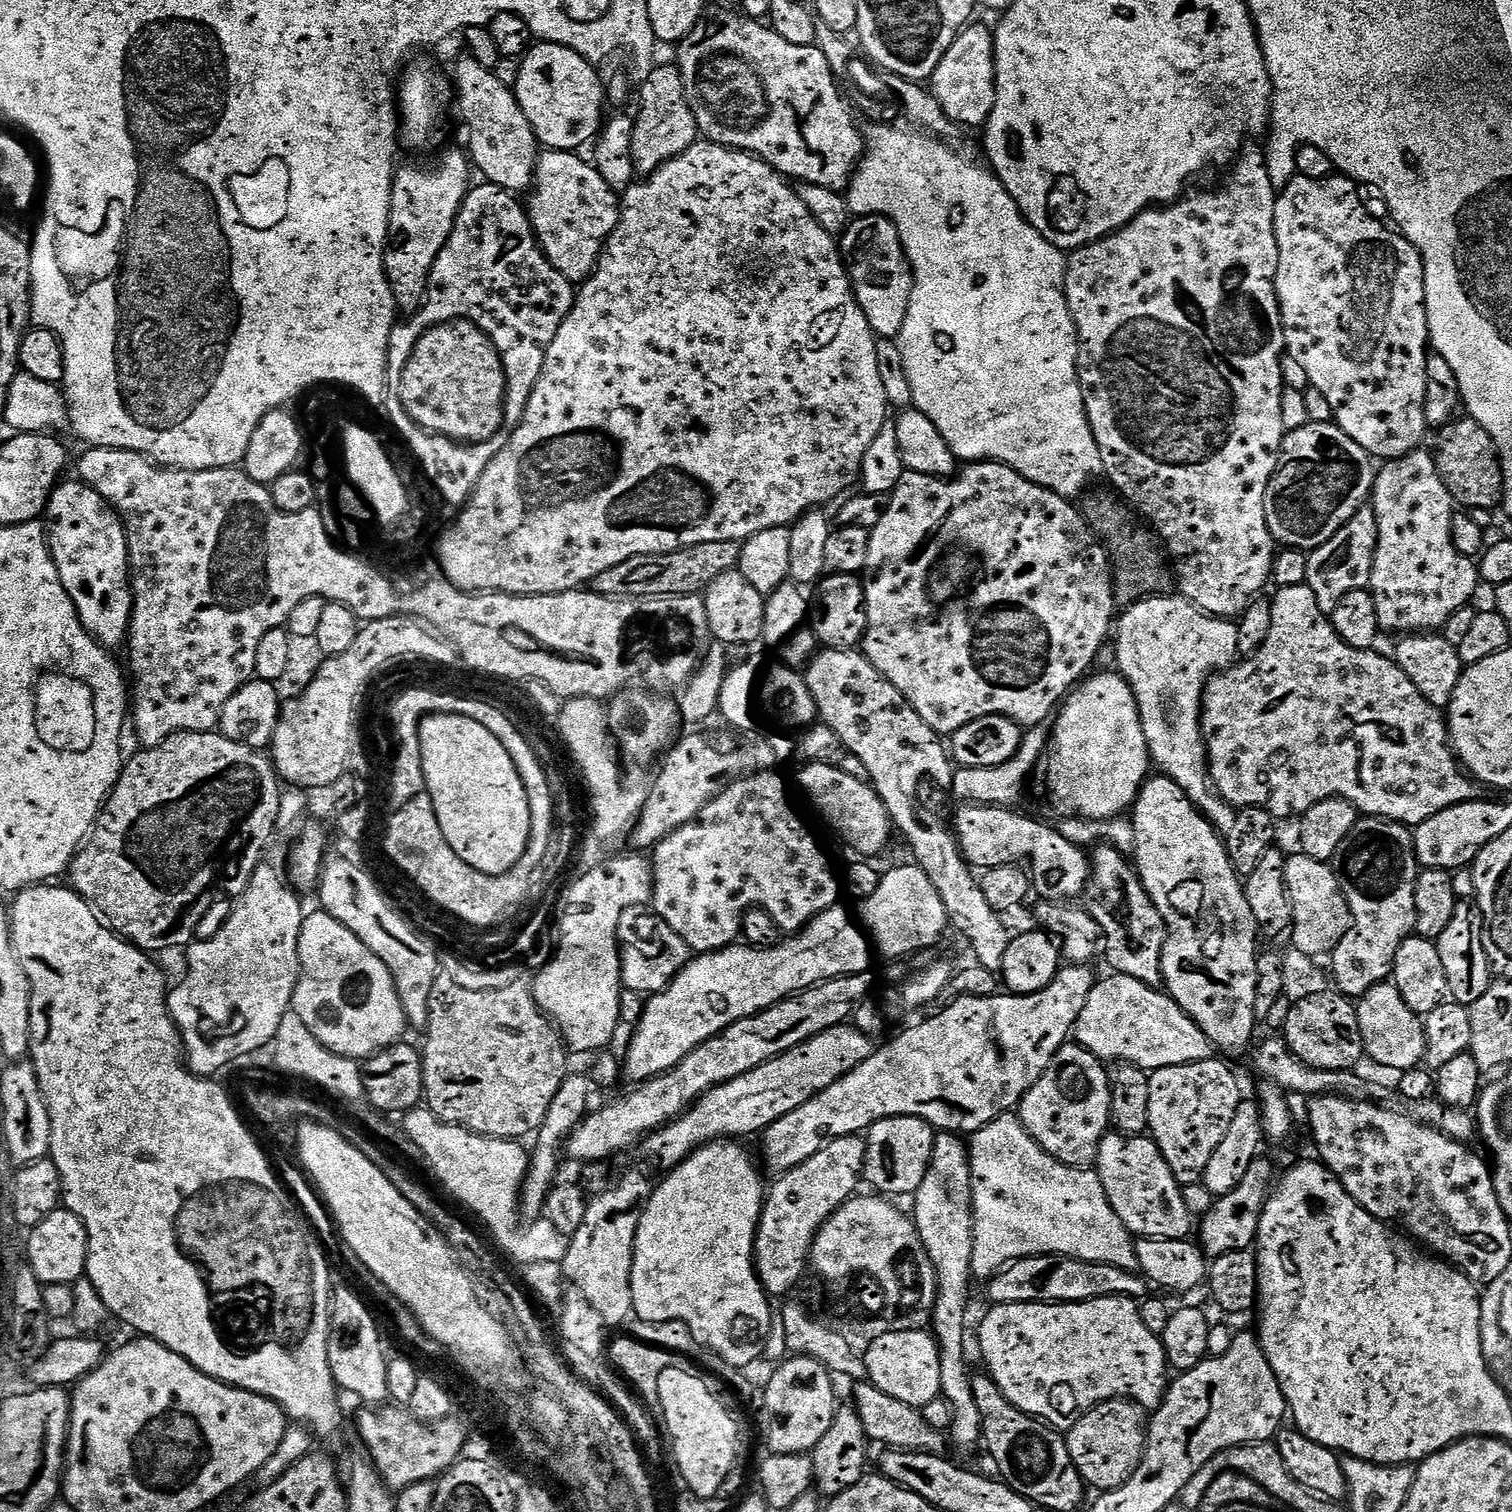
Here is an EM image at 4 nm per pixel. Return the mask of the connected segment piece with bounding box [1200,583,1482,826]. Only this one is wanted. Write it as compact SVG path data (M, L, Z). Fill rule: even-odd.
M1307 583L1281 588L1275 594L1277 596L1271 597L1272 617L1266 642L1262 642L1254 655L1217 672L1204 687L1204 699L1200 706L1200 729L1204 735L1204 744L1208 748L1208 775L1212 787L1226 803L1237 810L1265 808L1277 821L1284 822L1287 816L1304 816L1310 806L1318 806L1318 802L1326 802L1337 796L1339 800L1350 801L1361 817L1393 820L1395 824L1415 826L1426 822L1426 818L1434 818L1434 814L1442 814L1442 810L1450 806L1481 799L1481 785L1464 771L1452 750L1452 737L1448 735L1445 713L1435 708L1426 698L1422 698L1414 682L1406 678L1395 659L1388 657L1387 660L1386 657L1379 656L1379 651L1376 650L1358 650L1346 646L1346 642L1338 638L1331 619L1318 606L1318 598L1314 598L1314 590L1310 590Z

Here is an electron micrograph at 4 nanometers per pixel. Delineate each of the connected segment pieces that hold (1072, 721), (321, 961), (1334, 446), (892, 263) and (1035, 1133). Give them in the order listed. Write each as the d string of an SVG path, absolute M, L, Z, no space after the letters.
M1097 671L1080 681L1064 697L1055 713L1056 725L1050 728L1048 760L1048 796L1065 817L1084 817L1088 820L1109 820L1127 813L1149 775L1150 757L1146 734L1142 734L1142 718L1132 688L1119 671Z
M323 910L304 917L300 931L300 976L292 992L291 1011L306 1022L306 1030L318 1038L323 1048L329 1048L336 1056L345 1056L357 1062L367 1060L375 1052L381 1052L392 1044L401 1043L403 1036L400 1035L406 1029L404 1007L387 966L350 929Z
M1310 422L1280 441L1280 465L1264 487L1266 526L1277 545L1301 550L1322 546L1369 499L1372 480L1356 481L1356 464L1331 431L1327 423Z
M857 216L839 237L838 247L852 283L852 295L873 333L880 338L899 337L908 309L908 293L912 290L912 270L898 230L885 216Z
M1081 1044L1062 1045L1050 1066L1018 1105L1022 1126L1058 1162L1071 1168L1092 1168L1100 1144L1110 1131L1110 1090L1112 1081L1105 1061L1087 1052Z

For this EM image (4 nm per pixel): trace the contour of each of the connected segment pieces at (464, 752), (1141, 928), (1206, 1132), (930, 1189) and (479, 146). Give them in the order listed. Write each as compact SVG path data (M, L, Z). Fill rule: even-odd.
M428 715L418 724L418 747L426 795L432 799L438 826L454 854L482 874L505 876L528 849L532 819L524 783L502 742L486 727L465 716Z
M1108 843L1093 847L1090 852L1090 879L1086 889L1086 910L1096 919L1102 937L1102 956L1108 959L1113 973L1138 978L1151 988L1160 988L1164 974L1160 955L1166 942L1167 926L1158 906L1140 881L1133 861Z
M1219 1058L1166 1066L1151 1073L1148 1132L1182 1186L1203 1181L1206 1166L1222 1138L1226 1138L1241 1099L1235 1074Z
M939 1132L932 1147L930 1165L926 1170L926 1177L922 1180L916 1193L913 1193L914 1210L912 1216L918 1234L922 1238L922 1246L926 1246L926 1254L930 1254L930 1262L936 1271L936 1301L930 1310L932 1325L930 1331L936 1337L936 1344L940 1348L940 1369L942 1382L940 1396L948 1401L952 1408L952 1424L950 1440L960 1448L972 1448L982 1440L984 1427L982 1414L978 1414L978 1402L974 1402L973 1373L968 1372L968 1356L964 1353L964 1335L968 1332L968 1299L972 1296L972 1259L974 1258L974 1218L973 1218L973 1184L970 1174L967 1143L957 1133Z
M461 54L456 60L454 96L458 104L460 100L460 116L468 131L466 151L473 169L502 190L527 193L536 177L538 141L526 114L522 114L522 106L518 106L515 91L503 84L493 69L482 66L478 58Z

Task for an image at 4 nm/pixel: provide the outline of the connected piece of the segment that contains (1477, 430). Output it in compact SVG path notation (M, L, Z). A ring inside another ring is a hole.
M1463 418L1457 422L1449 422L1435 433L1436 448L1434 461L1436 473L1441 483L1461 509L1474 507L1495 509L1498 497L1502 492L1502 484L1498 479L1498 464L1490 451L1490 441L1483 430L1471 418ZM1457 422L1457 424L1456 424ZM1496 504L1496 506L1495 506Z

